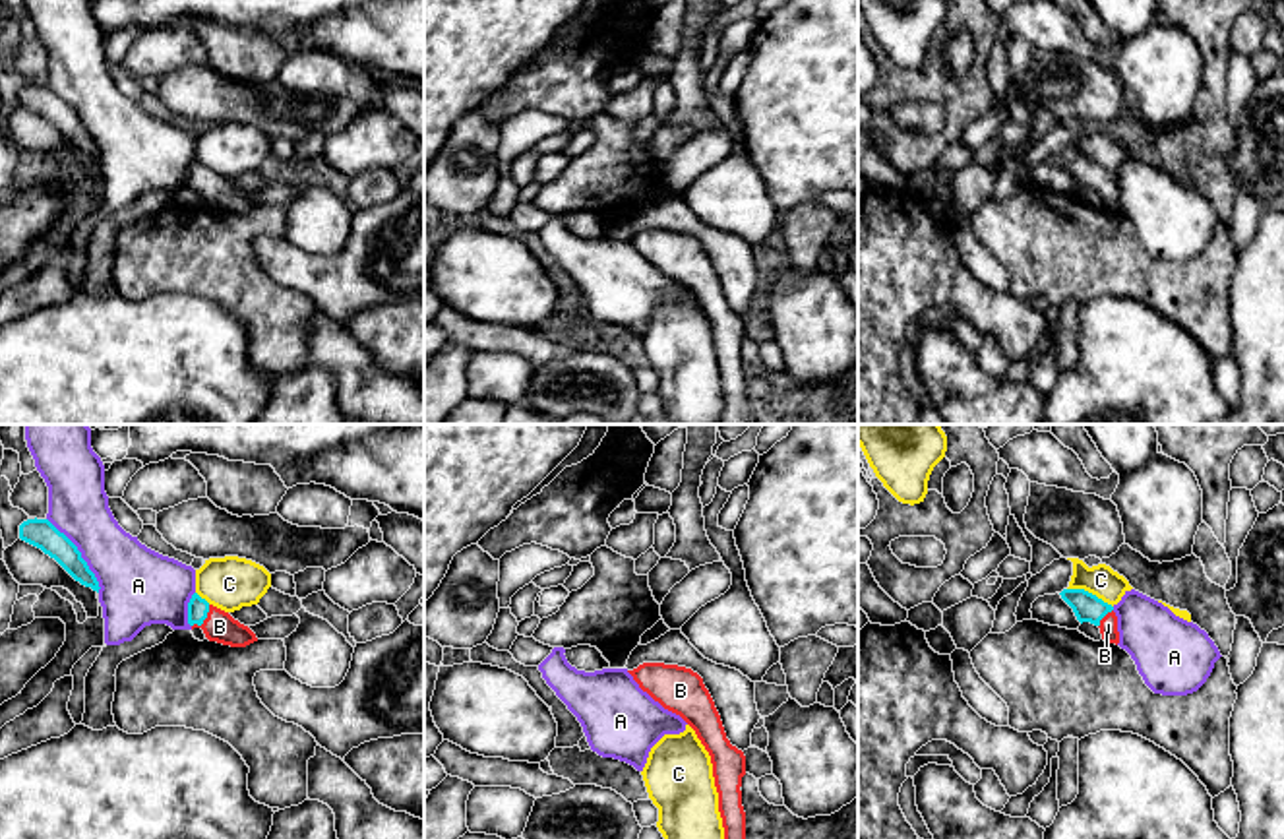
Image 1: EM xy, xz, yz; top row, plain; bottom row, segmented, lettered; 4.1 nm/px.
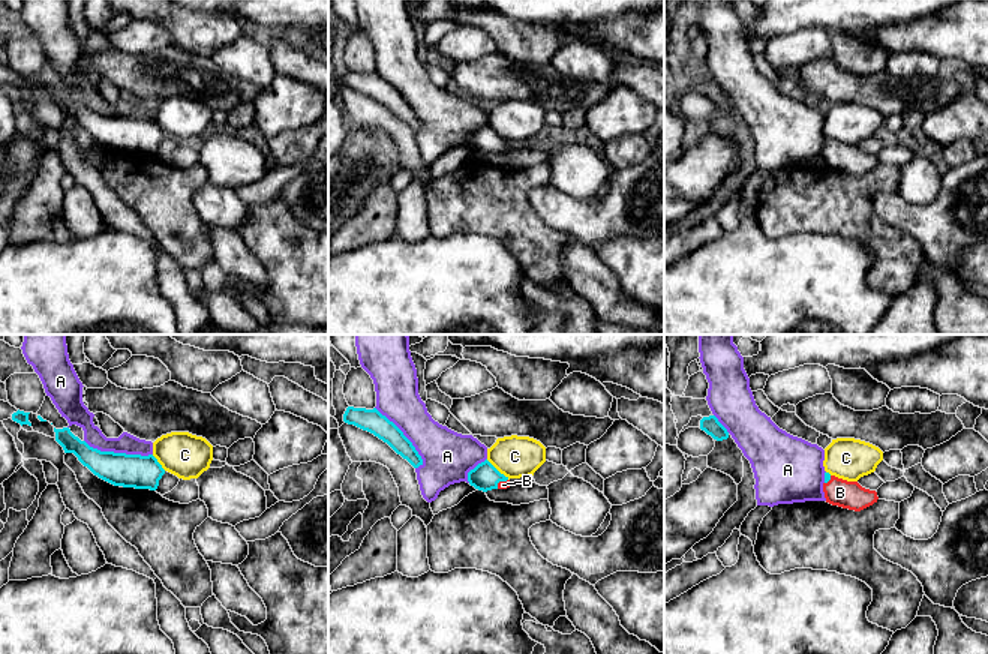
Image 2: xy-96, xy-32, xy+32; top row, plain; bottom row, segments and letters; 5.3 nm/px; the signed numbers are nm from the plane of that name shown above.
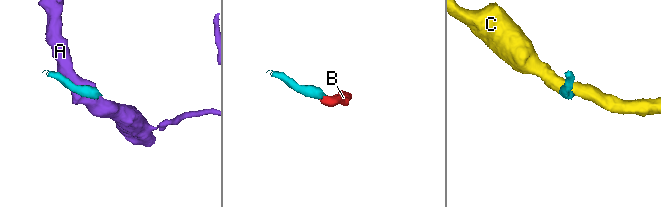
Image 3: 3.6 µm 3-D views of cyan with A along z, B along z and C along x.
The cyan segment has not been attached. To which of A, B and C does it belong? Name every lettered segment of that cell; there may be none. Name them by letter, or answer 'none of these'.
B

